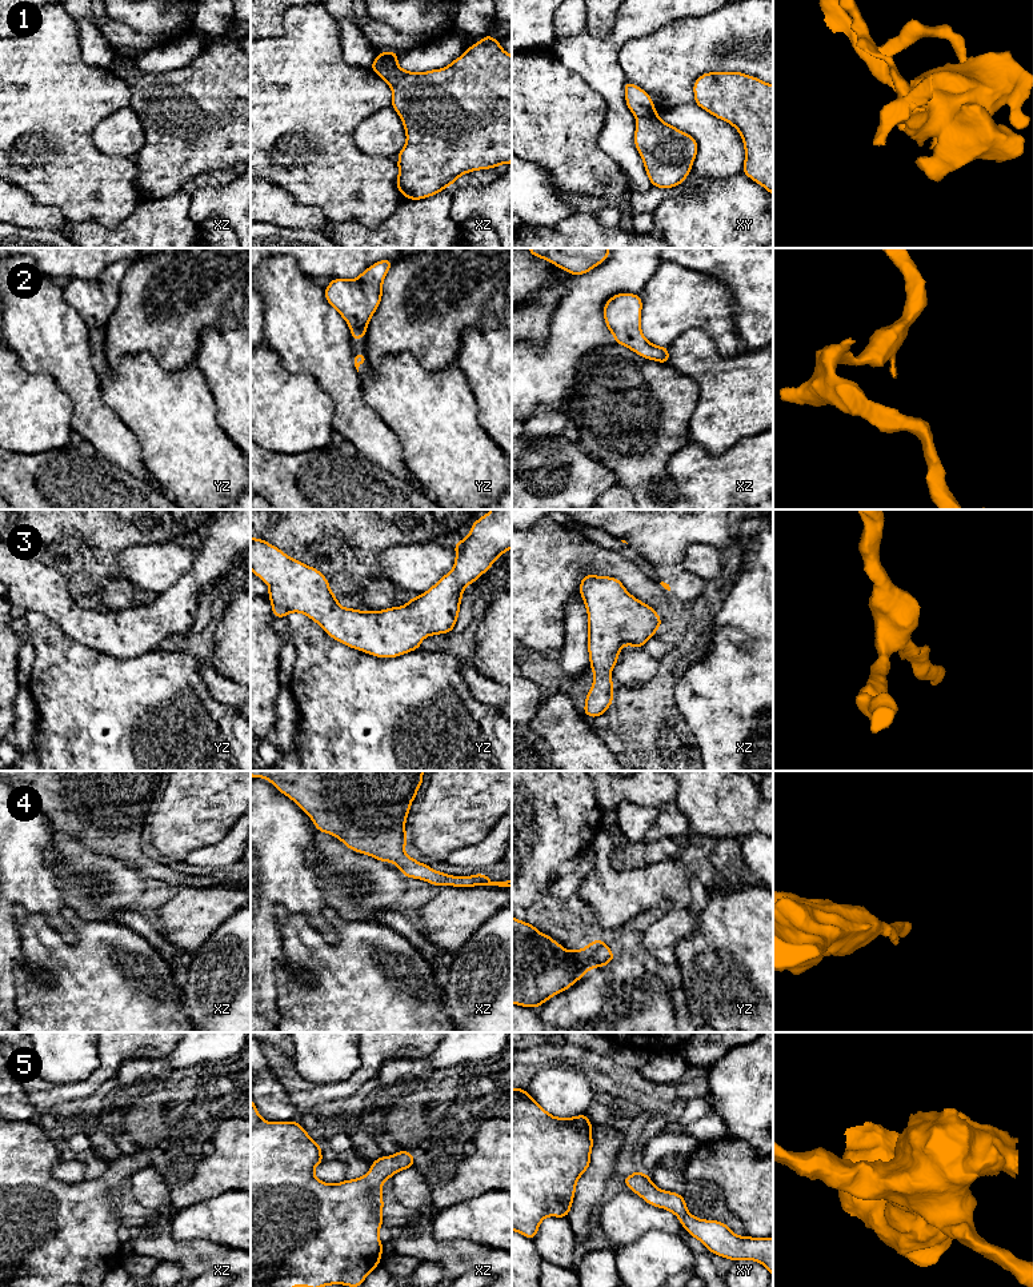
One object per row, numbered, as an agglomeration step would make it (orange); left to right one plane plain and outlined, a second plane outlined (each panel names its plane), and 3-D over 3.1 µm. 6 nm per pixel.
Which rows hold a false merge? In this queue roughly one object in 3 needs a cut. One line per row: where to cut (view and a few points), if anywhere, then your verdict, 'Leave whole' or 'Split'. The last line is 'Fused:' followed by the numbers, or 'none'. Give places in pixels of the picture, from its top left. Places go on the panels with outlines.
1: Split along xz (384, 52), (384, 59), (373, 70). Split
2: Split along yz (365, 327), (351, 328). Split
3: No split. Leave whole
4: No split. Leave whole
5: No split. Leave whole
Fused: 1, 2

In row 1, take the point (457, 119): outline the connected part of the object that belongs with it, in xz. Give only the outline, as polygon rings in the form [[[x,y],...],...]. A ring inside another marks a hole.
[[[485,35],[483,40],[469,47],[463,56],[455,59],[448,67],[441,69],[432,69],[428,72],[409,72],[401,69],[397,63],[397,52],[384,52],[384,56],[385,60],[376,65],[375,72],[391,87],[393,92],[392,108],[401,117],[407,133],[407,143],[404,148],[397,153],[399,177],[396,180],[396,185],[399,192],[401,192],[409,200],[421,200],[433,196],[437,192],[445,191],[449,184],[455,184],[456,180],[464,173],[479,169],[496,168],[500,164],[512,163],[512,56],[501,48],[499,40]]]

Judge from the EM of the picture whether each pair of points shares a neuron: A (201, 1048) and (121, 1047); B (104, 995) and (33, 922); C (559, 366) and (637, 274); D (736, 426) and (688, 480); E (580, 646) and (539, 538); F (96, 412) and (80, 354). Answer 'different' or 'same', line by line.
A: different
B: same
C: same
D: different
E: different
F: same

